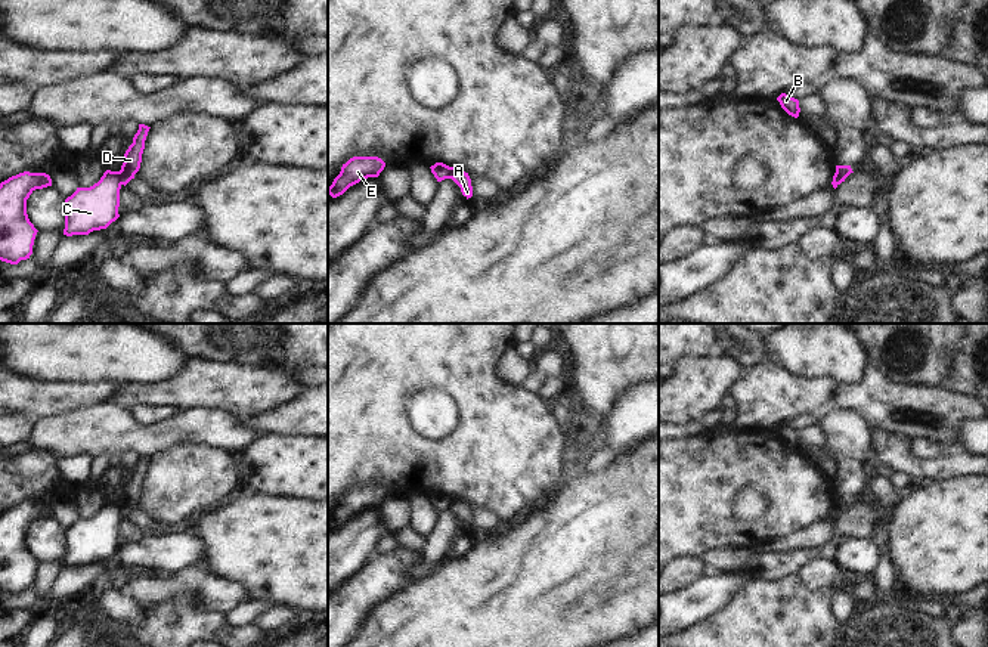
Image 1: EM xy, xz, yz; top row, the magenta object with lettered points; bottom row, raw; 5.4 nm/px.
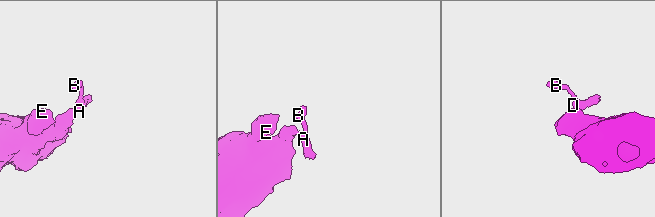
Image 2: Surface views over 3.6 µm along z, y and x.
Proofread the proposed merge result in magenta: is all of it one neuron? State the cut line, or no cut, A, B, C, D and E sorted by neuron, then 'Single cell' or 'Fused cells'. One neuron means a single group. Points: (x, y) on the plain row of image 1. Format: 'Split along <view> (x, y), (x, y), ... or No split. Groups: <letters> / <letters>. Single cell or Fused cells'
Split along xy (117, 502), (121, 514). Groups: A B D / C E. Fused cells

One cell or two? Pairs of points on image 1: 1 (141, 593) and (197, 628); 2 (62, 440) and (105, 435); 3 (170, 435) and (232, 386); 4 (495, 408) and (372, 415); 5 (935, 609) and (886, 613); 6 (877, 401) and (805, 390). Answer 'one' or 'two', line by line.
1: two
2: one
3: two
4: one
5: two
6: two

